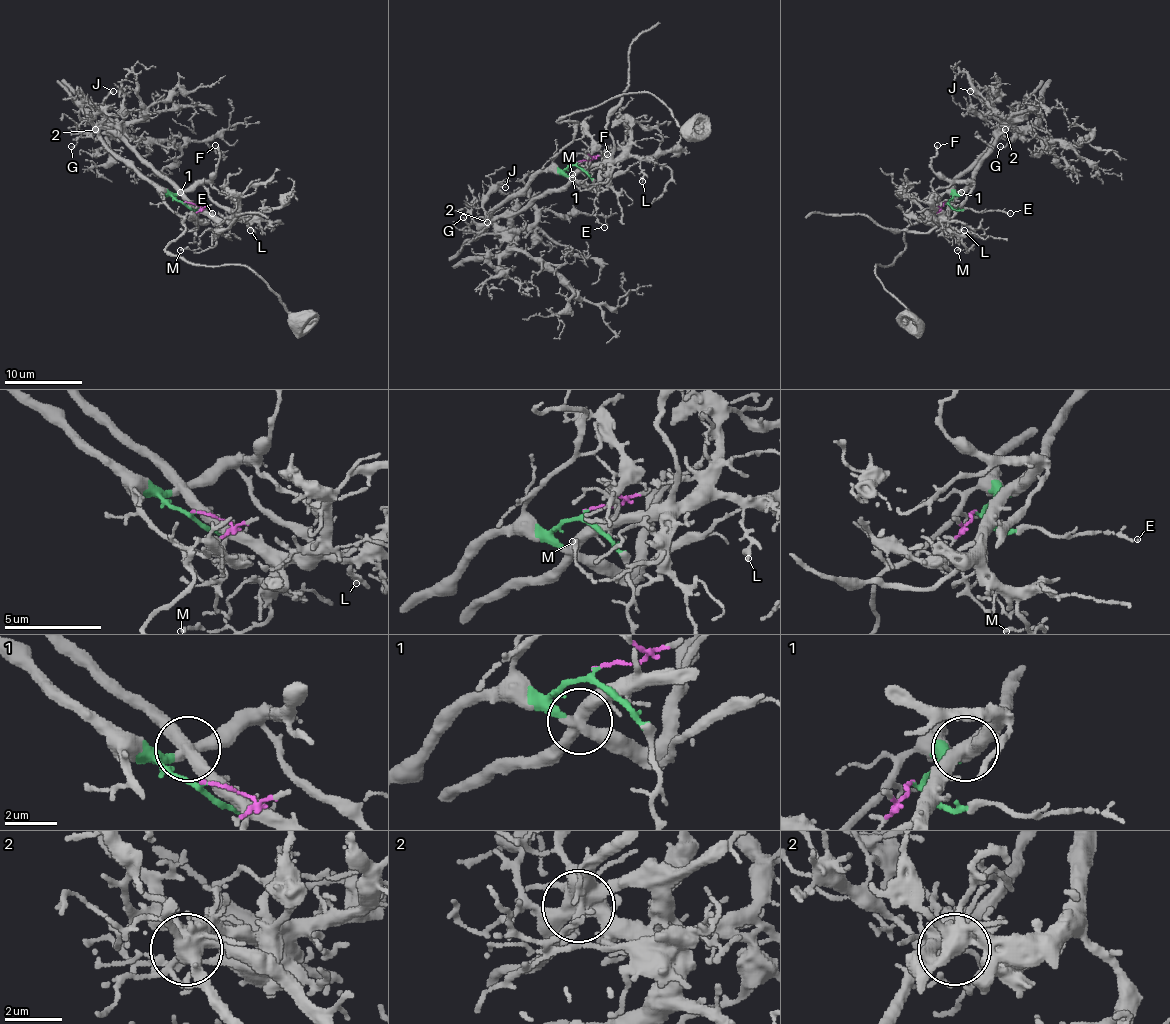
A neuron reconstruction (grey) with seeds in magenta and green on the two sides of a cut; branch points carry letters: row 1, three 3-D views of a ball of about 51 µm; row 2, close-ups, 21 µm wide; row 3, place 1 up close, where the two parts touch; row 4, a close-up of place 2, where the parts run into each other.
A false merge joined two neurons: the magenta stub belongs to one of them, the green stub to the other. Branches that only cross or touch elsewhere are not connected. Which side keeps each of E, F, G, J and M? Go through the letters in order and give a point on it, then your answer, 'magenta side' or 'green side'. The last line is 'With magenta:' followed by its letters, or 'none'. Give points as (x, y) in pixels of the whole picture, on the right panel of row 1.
E: place (1010, 213); green side
F: place (937, 145); green side
G: place (1000, 146); green side
J: place (970, 91); green side
M: place (957, 250); magenta side
With magenta: M

